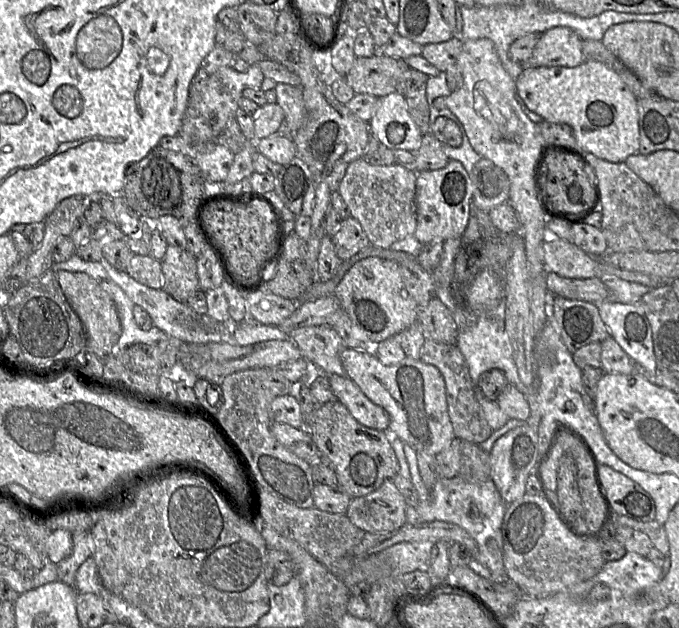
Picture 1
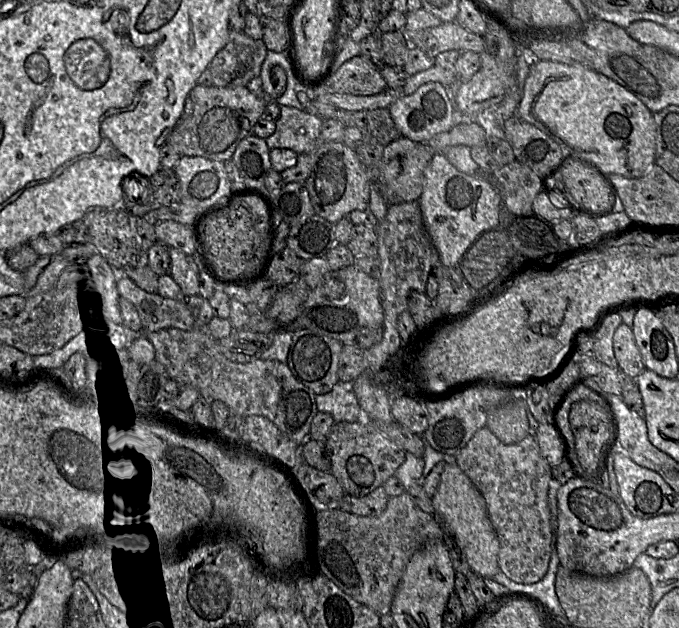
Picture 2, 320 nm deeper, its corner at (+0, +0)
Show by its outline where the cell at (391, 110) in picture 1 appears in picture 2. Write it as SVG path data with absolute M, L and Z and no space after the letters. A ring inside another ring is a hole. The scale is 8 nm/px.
M439 82L421 85L413 94L397 99L388 110L401 136L417 143L426 143L434 136L447 132L455 126L449 90Z

